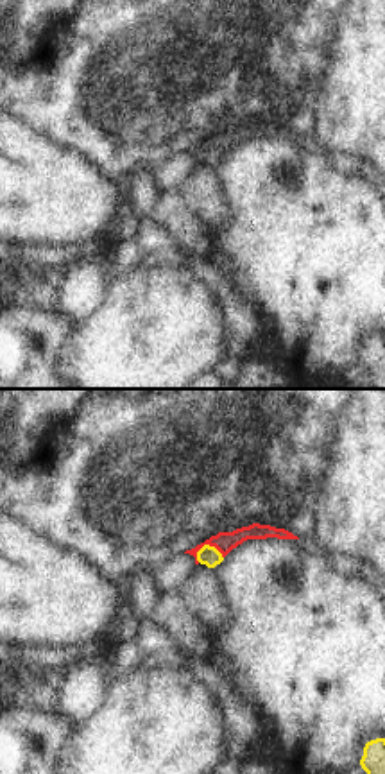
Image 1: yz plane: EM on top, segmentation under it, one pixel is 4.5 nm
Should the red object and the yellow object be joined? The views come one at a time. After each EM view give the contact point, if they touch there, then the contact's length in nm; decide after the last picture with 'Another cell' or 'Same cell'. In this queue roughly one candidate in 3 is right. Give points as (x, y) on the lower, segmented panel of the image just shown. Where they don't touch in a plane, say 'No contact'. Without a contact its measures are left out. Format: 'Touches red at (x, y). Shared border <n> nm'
Touches red at (210, 545). Shared border 130 nm.

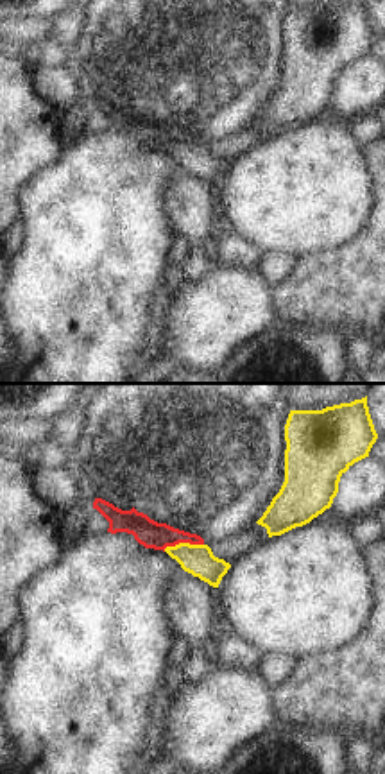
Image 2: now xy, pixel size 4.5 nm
Touches red at (183, 541). Shared border 190 nm.

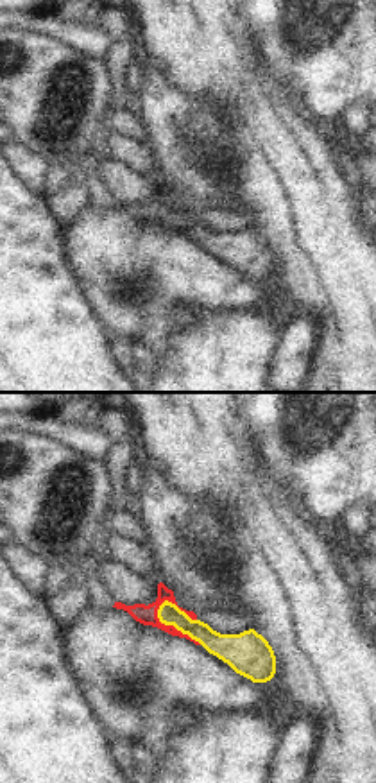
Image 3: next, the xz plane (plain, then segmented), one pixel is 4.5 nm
Touches red at (170, 626). Shared border 260 nm.

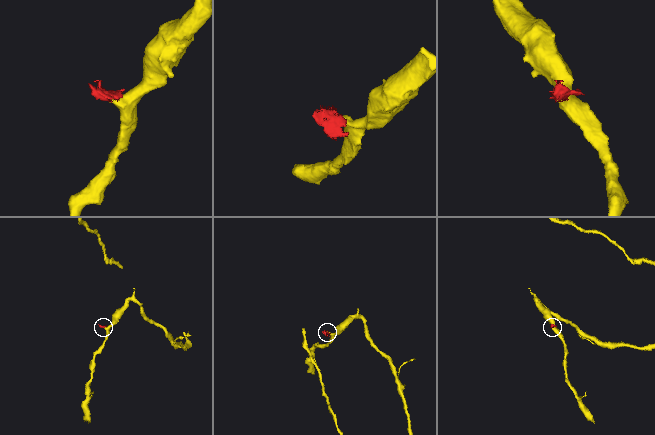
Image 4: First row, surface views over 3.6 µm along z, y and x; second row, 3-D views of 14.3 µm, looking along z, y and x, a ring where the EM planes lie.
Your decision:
Another cell.

